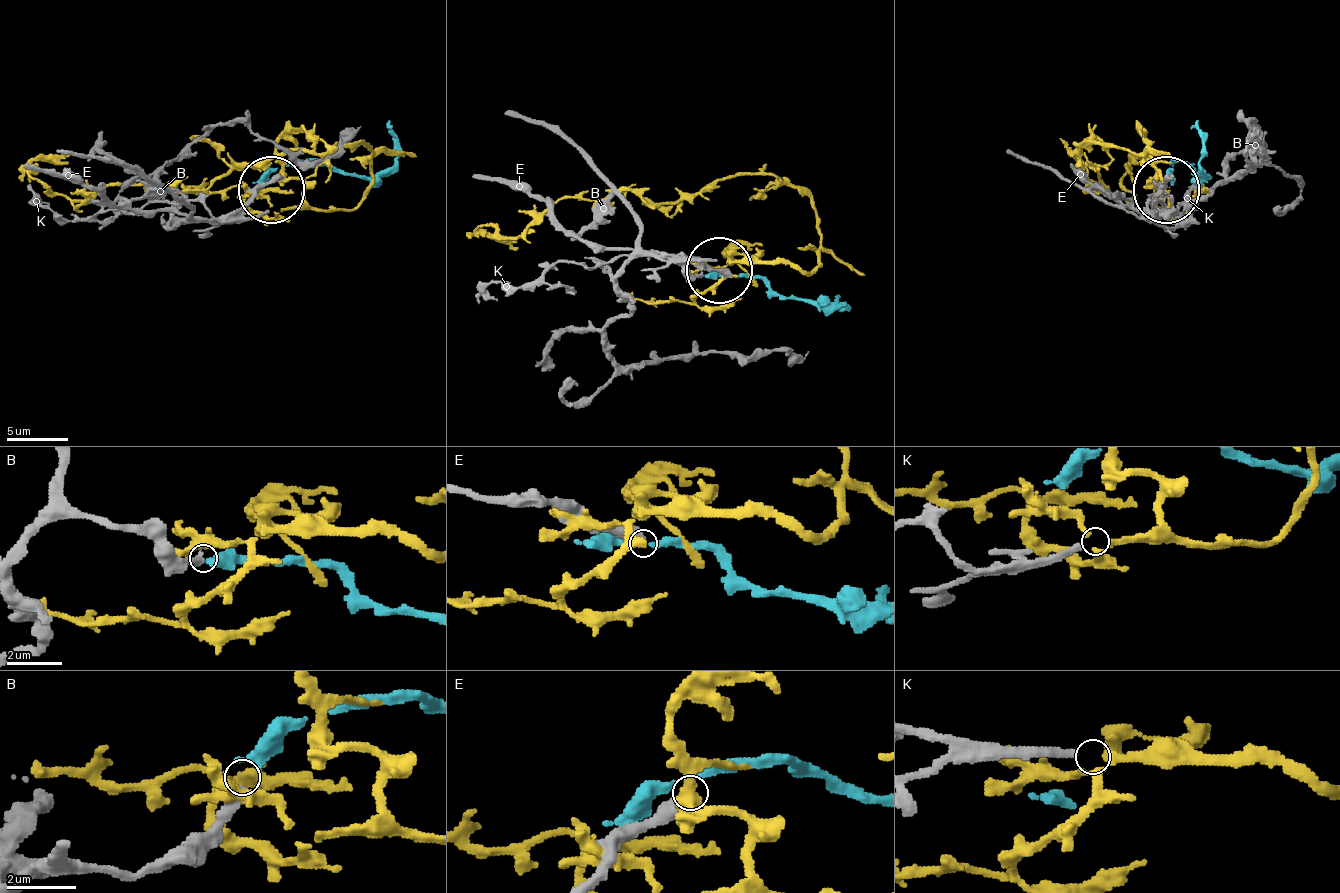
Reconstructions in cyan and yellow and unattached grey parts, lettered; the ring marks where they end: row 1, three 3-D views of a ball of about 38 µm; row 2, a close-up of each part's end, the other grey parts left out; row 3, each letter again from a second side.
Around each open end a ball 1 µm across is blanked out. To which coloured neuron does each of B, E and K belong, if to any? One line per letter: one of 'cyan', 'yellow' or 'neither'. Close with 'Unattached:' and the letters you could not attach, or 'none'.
B: cyan
E: neither
K: yellow
Unattached: E

